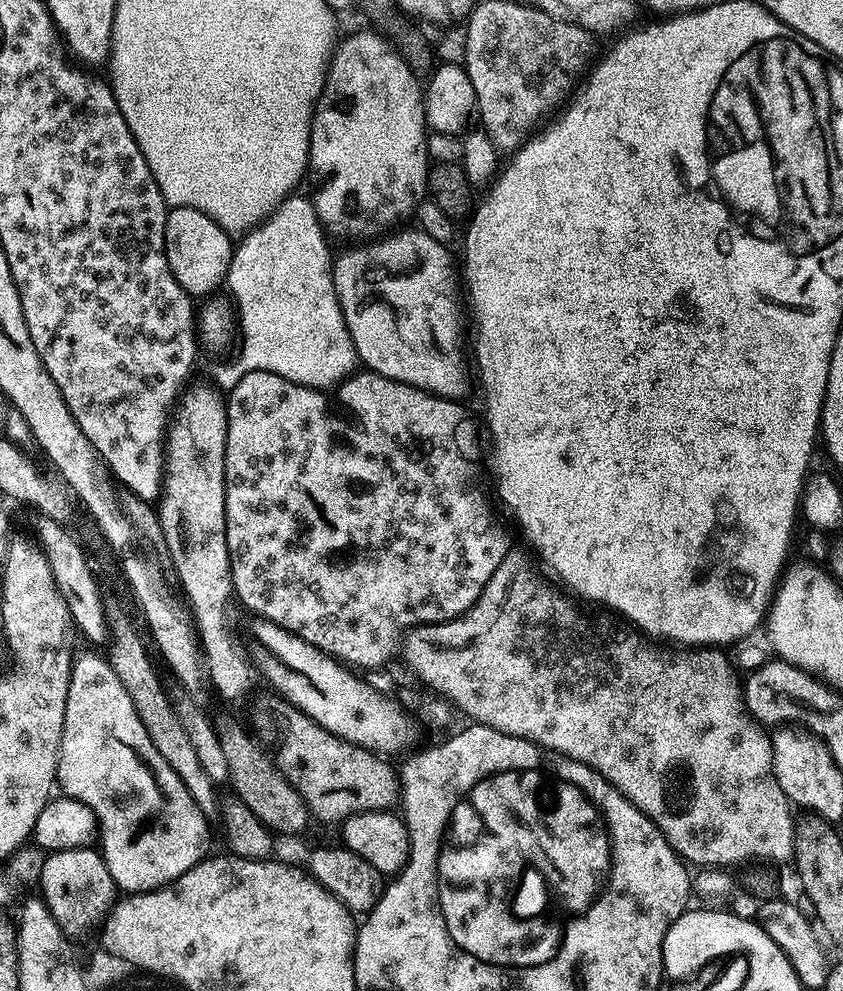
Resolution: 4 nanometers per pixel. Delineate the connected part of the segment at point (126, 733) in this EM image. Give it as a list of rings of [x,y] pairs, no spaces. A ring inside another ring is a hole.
[[[84,652],[81,656],[79,653],[73,659],[72,677],[66,698],[66,714],[62,726],[62,742],[56,767],[56,782],[61,789],[64,787],[63,795],[65,797],[82,802],[96,817],[98,851],[104,857],[106,866],[110,870],[110,878],[121,893],[153,892],[156,888],[163,888],[164,885],[174,882],[182,874],[186,874],[186,870],[190,870],[195,864],[199,864],[201,860],[205,859],[207,852],[204,851],[208,848],[209,821],[198,810],[194,798],[190,798],[190,790],[186,790],[182,778],[178,778],[178,774],[174,774],[170,762],[166,762],[166,758],[162,758],[162,754],[158,754],[154,742],[150,742],[150,734],[146,734],[146,726],[142,726],[142,718],[138,716],[138,710],[134,710],[134,702],[130,702],[130,694],[126,694],[126,686],[122,686],[122,682],[118,682],[118,674],[114,674],[112,665],[103,655],[95,656],[92,652]]]

